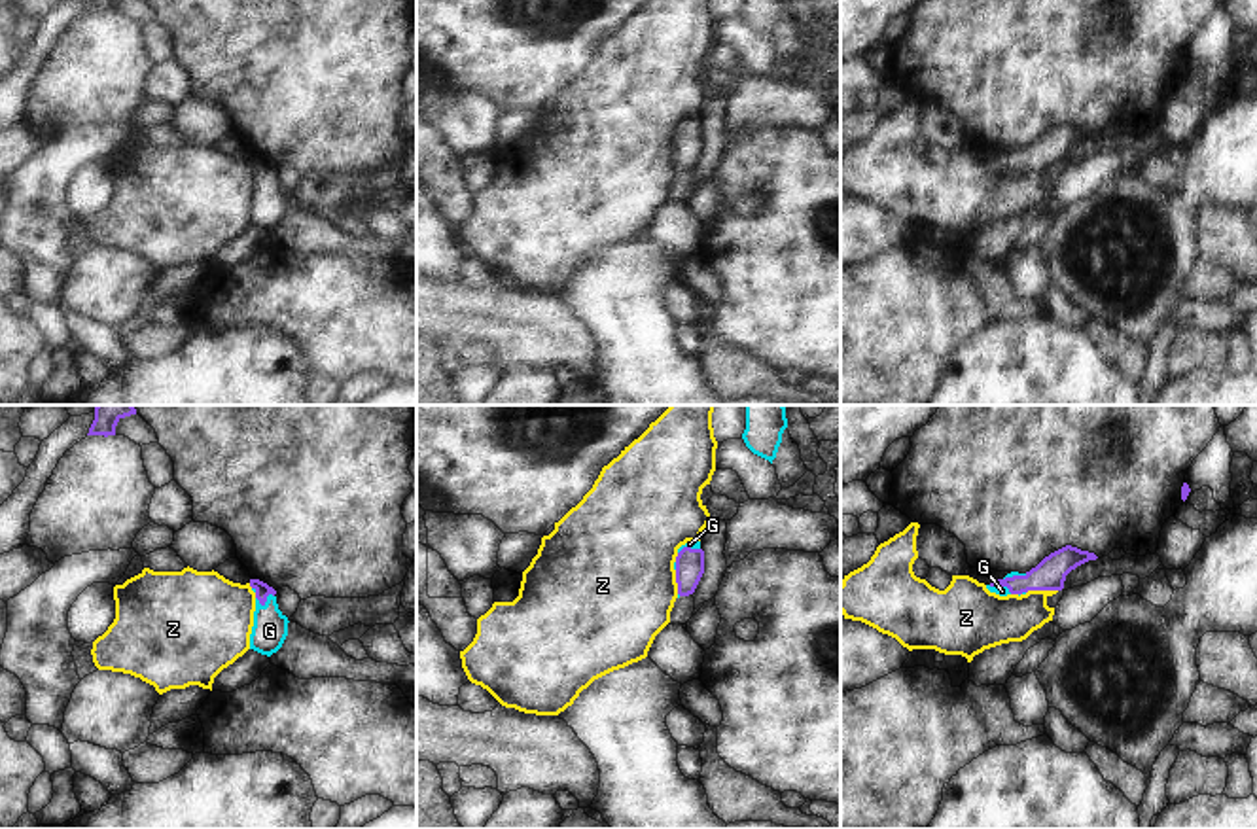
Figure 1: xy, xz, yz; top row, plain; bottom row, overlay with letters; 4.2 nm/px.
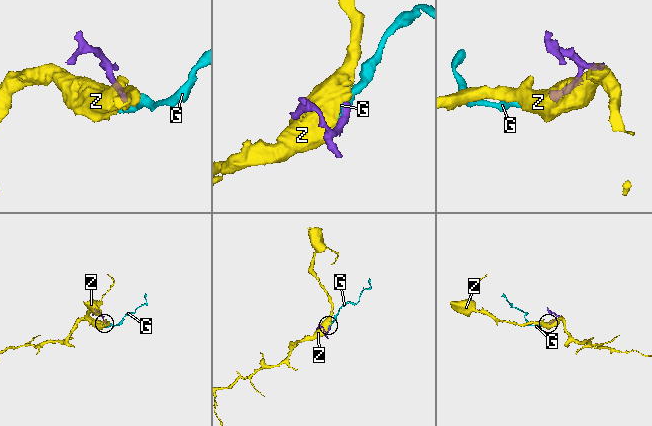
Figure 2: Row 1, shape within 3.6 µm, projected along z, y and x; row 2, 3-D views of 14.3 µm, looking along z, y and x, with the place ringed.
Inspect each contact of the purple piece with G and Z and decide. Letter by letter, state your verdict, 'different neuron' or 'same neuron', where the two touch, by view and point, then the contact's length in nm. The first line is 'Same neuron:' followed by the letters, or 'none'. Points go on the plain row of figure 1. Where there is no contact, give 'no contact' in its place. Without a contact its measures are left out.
Same neuron: G
G: same neuron; contact xy (265, 176); length 80 nm
Z: different neuron; contact yz (1042, 165); length 140 nm

